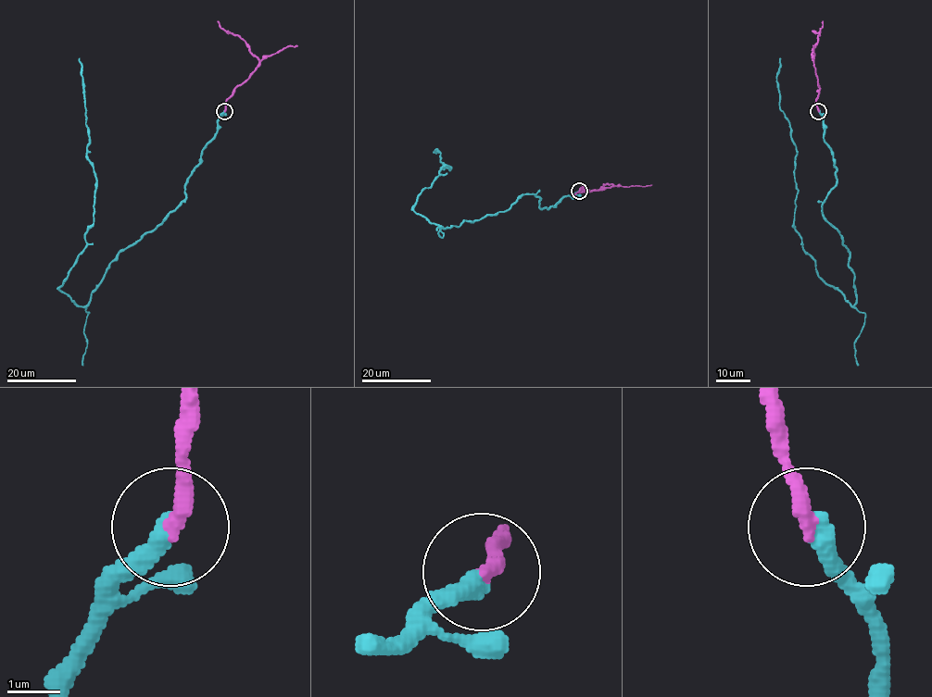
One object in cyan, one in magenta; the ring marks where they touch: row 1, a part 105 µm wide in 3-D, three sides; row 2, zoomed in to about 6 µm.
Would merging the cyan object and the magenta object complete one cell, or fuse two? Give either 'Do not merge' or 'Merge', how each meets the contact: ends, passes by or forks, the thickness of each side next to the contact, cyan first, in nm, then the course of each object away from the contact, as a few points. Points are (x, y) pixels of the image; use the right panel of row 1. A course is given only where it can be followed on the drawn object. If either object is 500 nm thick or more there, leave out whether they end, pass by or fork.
Merge. At the ring cyan ends. At the ring magenta ends. Thickness 400 nm (cyan) against 320 nm. Course of cyan: (818, 110), (837, 169), (822, 213), (850, 252), (853, 305), (794, 228), (780, 57). Course of magenta: (818, 110), (816, 100), (819, 89), (812, 53), (823, 20)

